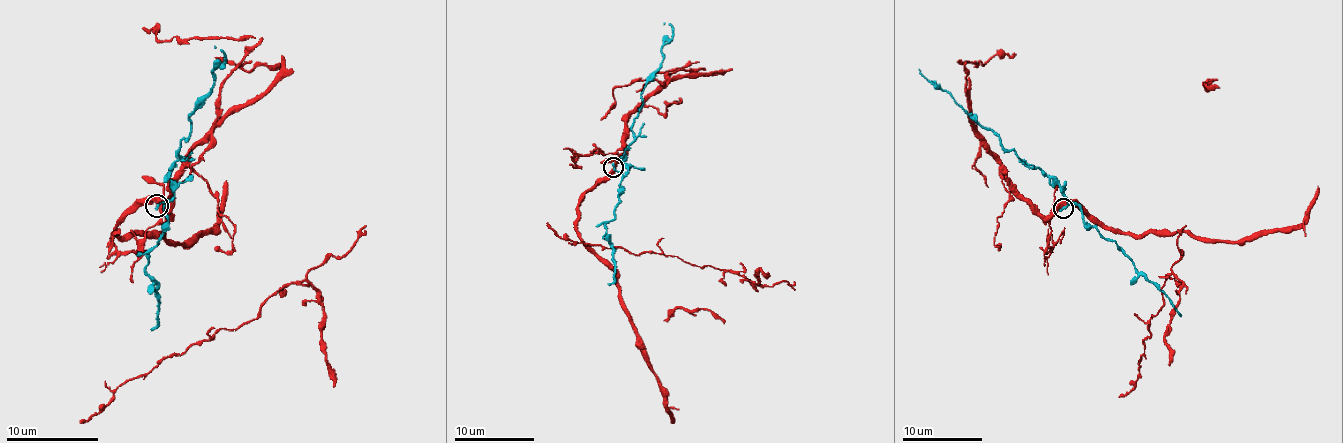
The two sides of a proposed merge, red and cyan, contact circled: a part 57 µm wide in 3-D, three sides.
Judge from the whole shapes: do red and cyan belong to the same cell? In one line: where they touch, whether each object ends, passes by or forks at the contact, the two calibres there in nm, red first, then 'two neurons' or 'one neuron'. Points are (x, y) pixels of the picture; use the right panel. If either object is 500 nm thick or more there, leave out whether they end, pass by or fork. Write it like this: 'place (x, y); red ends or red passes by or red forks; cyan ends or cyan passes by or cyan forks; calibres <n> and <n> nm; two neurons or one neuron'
place (1063, 208); red passes by; cyan ends; calibres 420 and 240 nm; two neurons

